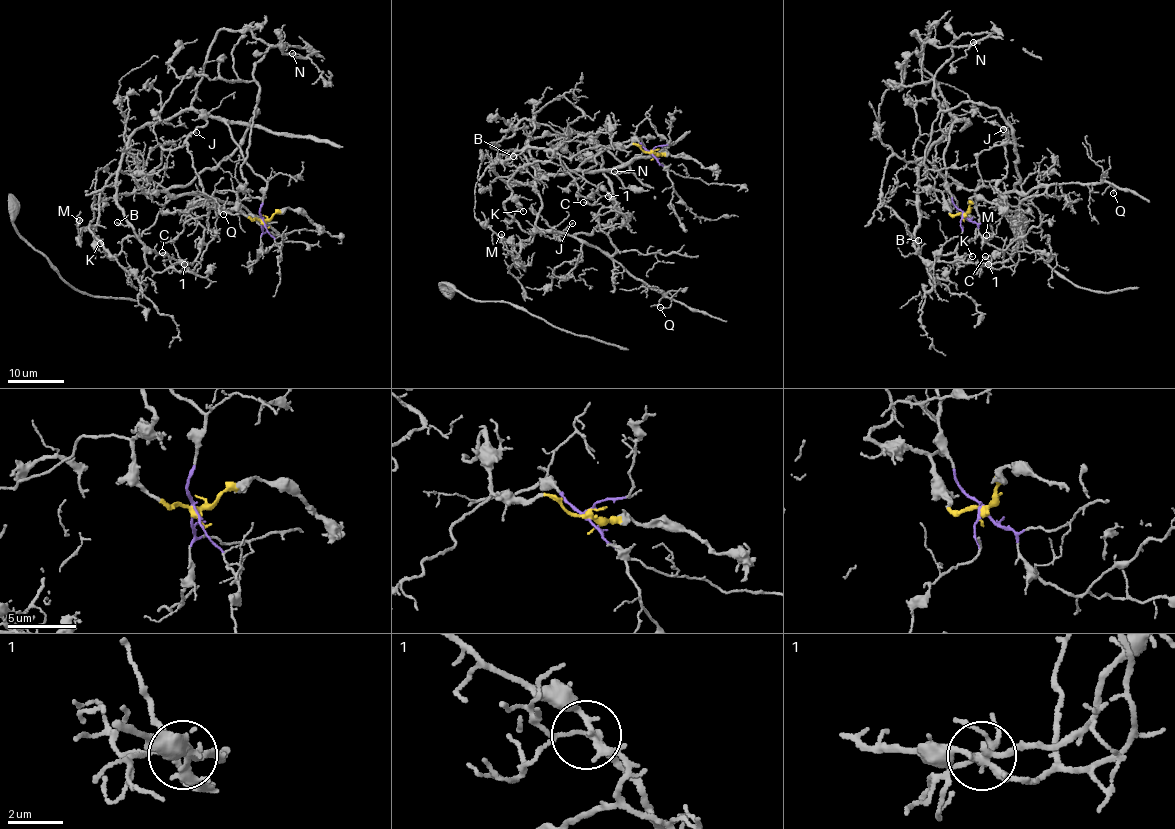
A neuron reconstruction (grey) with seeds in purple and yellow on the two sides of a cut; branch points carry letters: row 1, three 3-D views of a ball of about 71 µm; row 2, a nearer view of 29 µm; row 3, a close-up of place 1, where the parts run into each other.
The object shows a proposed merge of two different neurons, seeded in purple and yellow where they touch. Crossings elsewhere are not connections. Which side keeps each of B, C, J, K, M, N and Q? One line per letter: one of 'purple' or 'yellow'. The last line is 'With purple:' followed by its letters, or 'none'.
B: purple
C: yellow
J: yellow
K: yellow
M: yellow
N: purple
Q: yellow
With purple: B, N

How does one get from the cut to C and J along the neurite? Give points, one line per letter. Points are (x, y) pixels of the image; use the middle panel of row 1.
C: (651, 151), (607, 118), (594, 137), (617, 211), (574, 237), (612, 255), (601, 231), (625, 216), (584, 202)
J: (651, 151), (612, 141), (607, 118), (594, 137), (615, 216), (570, 234), (532, 210), (554, 232), (572, 223)

